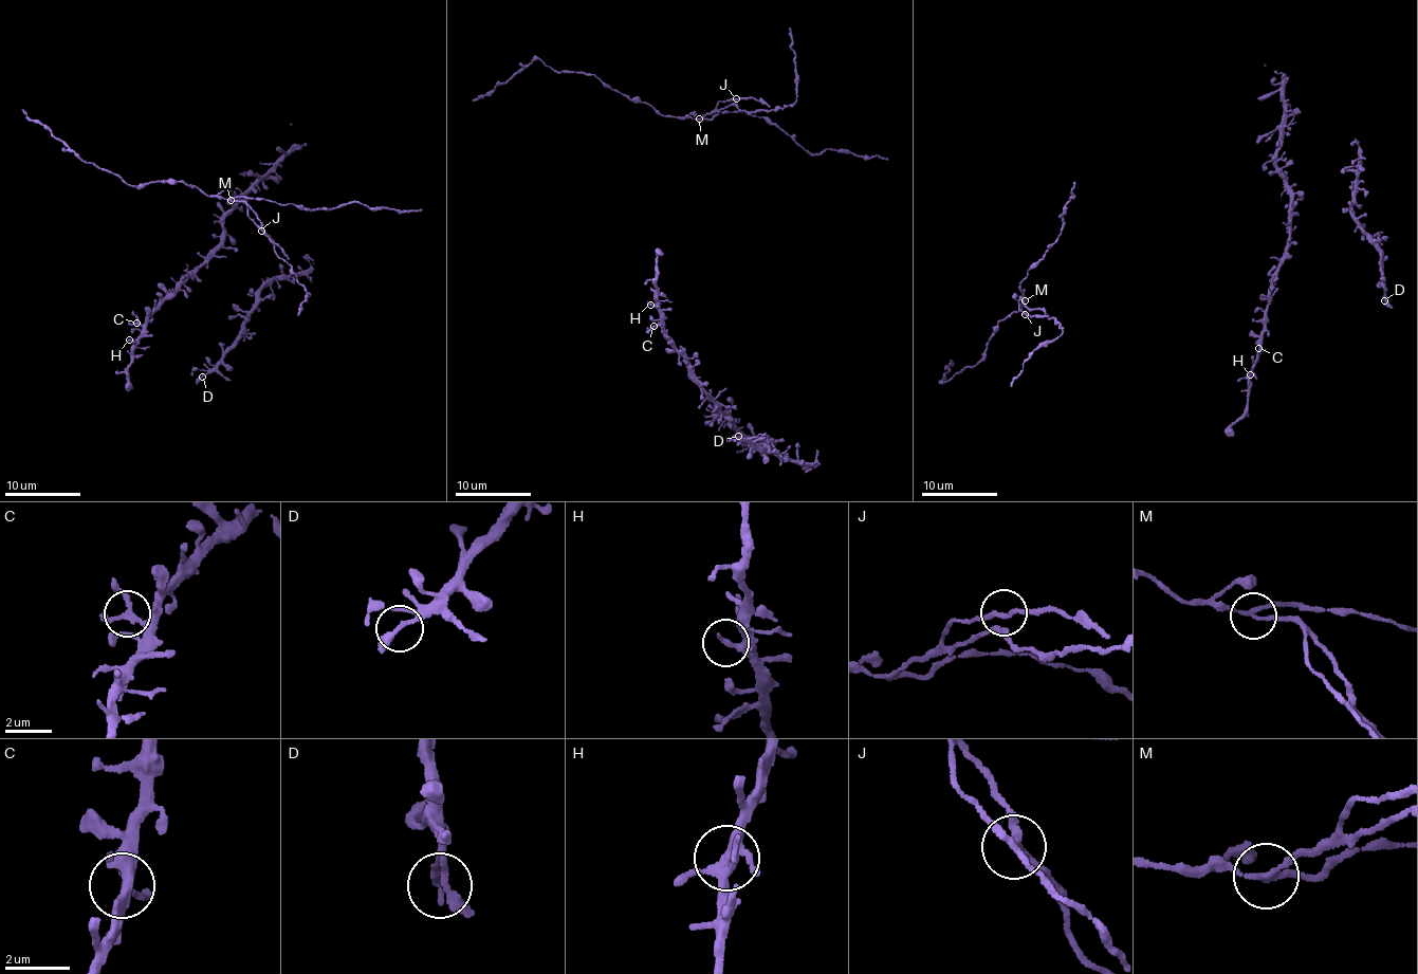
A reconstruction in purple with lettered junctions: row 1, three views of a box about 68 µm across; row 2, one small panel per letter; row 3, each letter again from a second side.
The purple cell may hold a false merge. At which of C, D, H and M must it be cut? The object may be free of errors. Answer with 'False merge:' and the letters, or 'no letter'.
False merge: M

